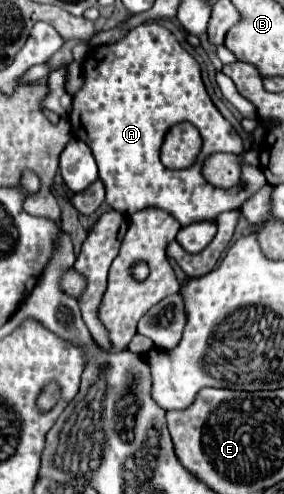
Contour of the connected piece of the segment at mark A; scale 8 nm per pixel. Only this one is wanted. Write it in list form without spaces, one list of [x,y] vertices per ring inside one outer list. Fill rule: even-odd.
[[[143,23],[133,31],[129,31],[117,43],[93,47],[89,51],[89,55],[83,61],[83,87],[73,95],[69,125],[75,139],[87,143],[87,147],[91,149],[97,161],[99,179],[105,185],[105,203],[111,209],[121,211],[123,215],[133,215],[141,209],[155,207],[173,215],[181,223],[181,227],[187,227],[191,223],[213,221],[223,211],[239,209],[251,195],[255,195],[267,183],[261,167],[249,163],[243,163],[241,181],[231,189],[217,189],[203,179],[201,165],[207,159],[207,155],[221,151],[221,153],[233,153],[241,157],[245,153],[245,147],[237,131],[231,127],[231,123],[211,103],[205,85],[201,81],[199,63],[179,45],[173,33],[169,33],[159,23]],[[181,121],[189,121],[199,129],[203,147],[197,161],[189,169],[177,171],[177,169],[167,169],[161,163],[159,149],[163,145],[167,131]]]

